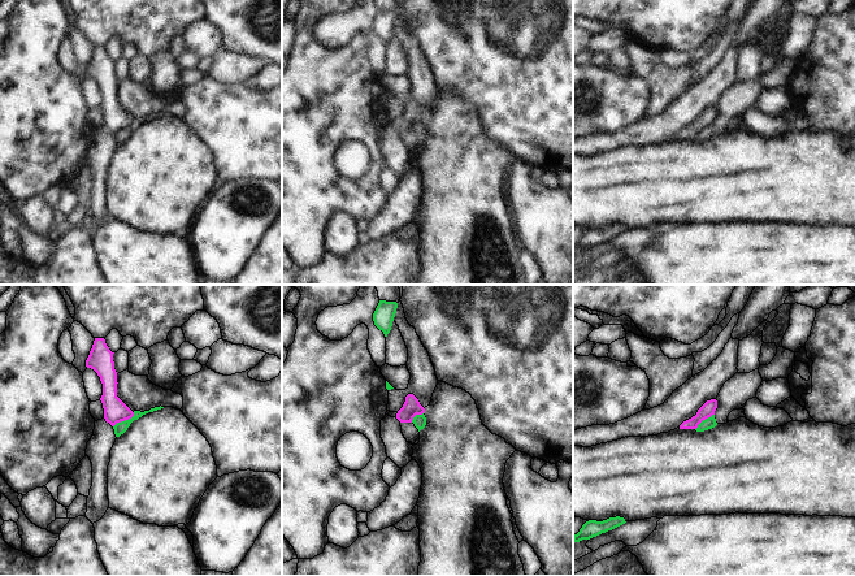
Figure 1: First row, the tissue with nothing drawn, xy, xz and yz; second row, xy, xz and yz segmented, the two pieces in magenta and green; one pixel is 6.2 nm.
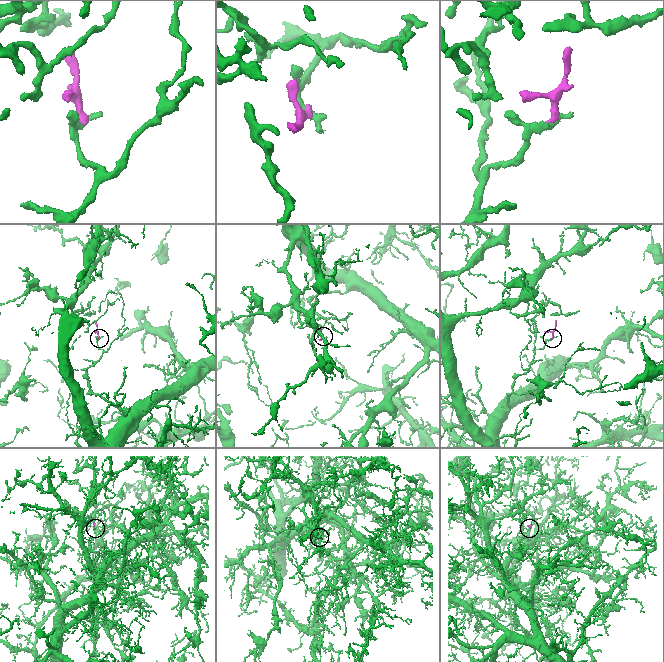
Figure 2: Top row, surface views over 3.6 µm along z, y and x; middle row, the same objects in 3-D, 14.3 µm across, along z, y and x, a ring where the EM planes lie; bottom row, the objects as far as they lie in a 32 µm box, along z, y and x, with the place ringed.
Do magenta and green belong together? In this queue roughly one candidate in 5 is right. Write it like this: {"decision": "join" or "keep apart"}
{"decision": "keep apart"}

